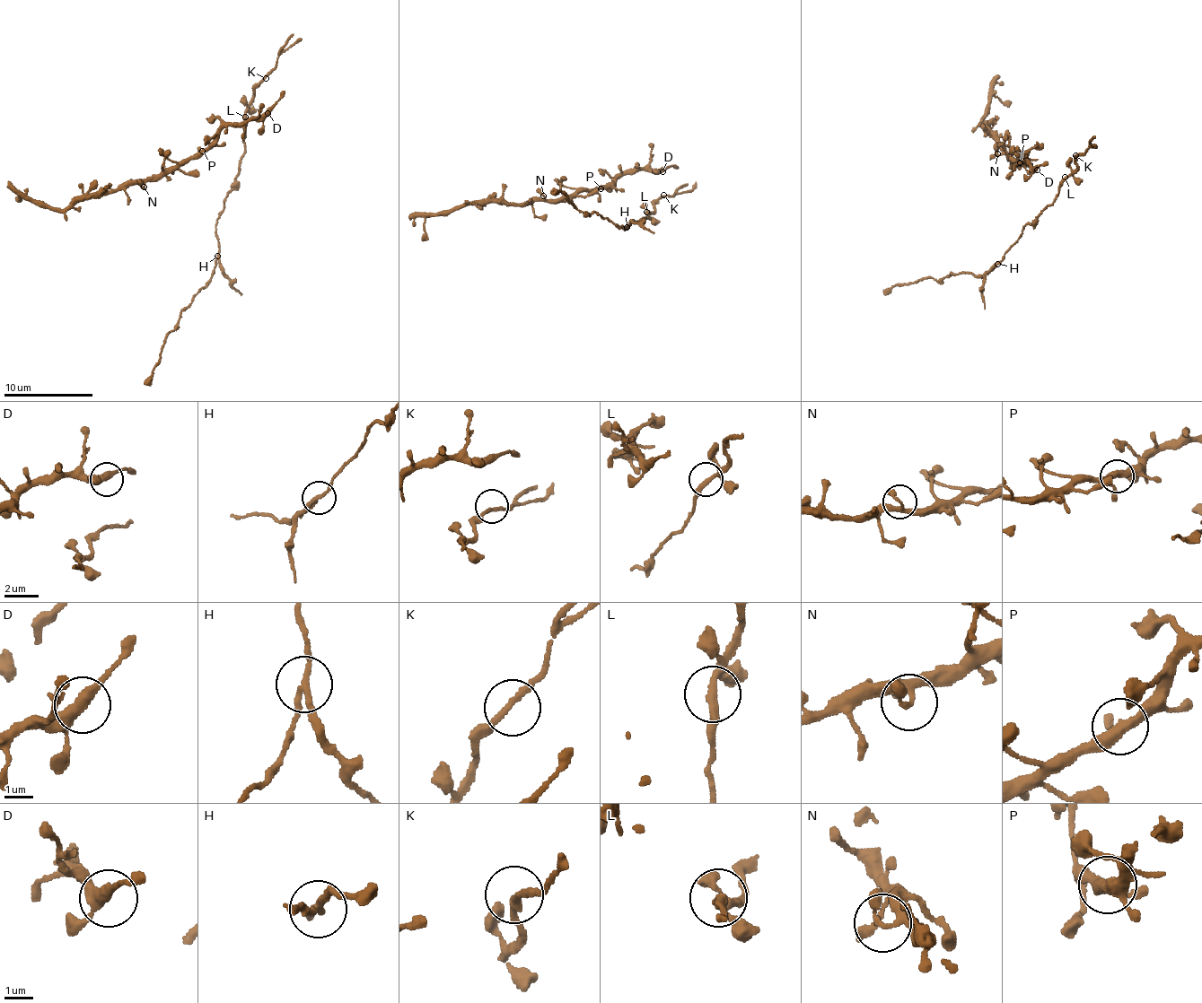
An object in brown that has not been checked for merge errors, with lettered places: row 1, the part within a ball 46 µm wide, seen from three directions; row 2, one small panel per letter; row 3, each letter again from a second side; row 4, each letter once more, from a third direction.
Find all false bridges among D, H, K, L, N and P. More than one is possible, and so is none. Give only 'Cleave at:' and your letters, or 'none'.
Cleave at: H

